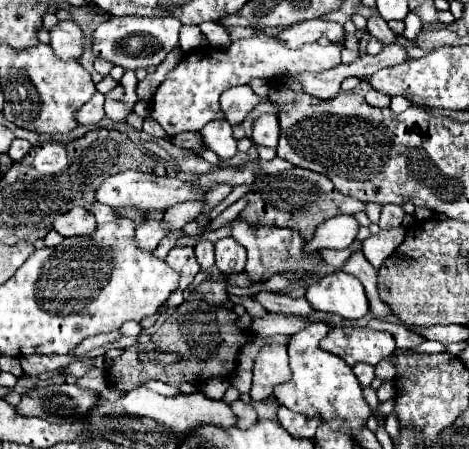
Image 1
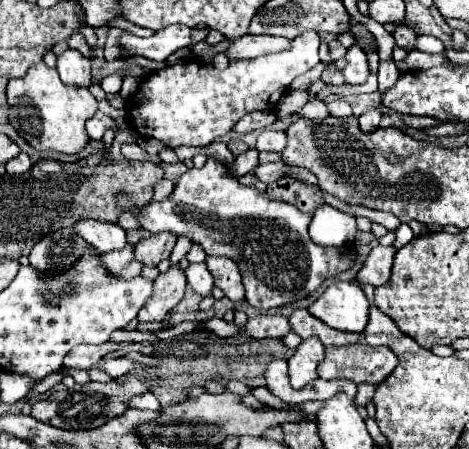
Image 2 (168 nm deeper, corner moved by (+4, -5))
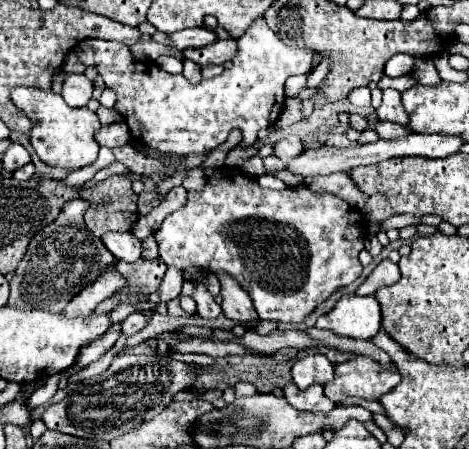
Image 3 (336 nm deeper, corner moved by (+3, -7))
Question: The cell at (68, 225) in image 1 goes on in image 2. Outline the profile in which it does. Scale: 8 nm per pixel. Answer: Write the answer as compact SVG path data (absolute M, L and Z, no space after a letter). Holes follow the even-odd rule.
M87 220L77 222L73 228L79 230L79 236L83 236L101 254L111 250L123 250L127 246L127 234L119 224Z

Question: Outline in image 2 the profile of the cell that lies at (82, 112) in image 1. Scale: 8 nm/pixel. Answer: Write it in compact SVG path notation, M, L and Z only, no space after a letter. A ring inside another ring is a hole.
M97 112L97 114L87 122L87 132L89 132L89 138L91 138L91 140L101 140L107 128L113 128L113 130L115 130L117 124L115 124L115 120L113 120L111 116L107 116L107 114L103 114L103 112Z

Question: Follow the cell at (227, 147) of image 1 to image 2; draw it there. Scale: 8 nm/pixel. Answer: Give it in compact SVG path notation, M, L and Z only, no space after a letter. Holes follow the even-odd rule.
M209 158L203 168L187 170L175 184L173 194L163 202L151 202L131 212L139 216L141 226L151 234L171 232L175 236L187 236L207 256L231 258L241 270L247 290L245 298L257 310L303 300L327 278L355 264L353 246L323 248L311 240L307 232L311 214L301 212L289 202L271 200L267 192L259 192L255 186L239 184L229 168L215 158Z

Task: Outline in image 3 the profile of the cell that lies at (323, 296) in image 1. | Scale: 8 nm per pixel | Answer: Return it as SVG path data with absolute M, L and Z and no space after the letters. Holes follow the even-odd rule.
M344 294L330 312L320 316L316 320L316 328L326 328L332 330L340 336L350 336L350 338L372 338L382 326L380 318L380 306L374 296L356 296L356 294Z

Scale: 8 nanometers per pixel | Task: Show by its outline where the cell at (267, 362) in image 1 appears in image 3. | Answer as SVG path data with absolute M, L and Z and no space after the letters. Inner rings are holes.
M286 382L282 386L284 398L298 410L308 410L308 412L330 412L336 404L324 396L322 384L312 384L308 390L298 390L294 382Z

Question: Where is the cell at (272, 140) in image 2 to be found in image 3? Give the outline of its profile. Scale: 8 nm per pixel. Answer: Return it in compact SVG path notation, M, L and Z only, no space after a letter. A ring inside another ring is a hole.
M290 136L290 138L278 140L278 142L274 144L274 154L276 154L280 160L284 160L284 162L288 162L290 158L302 154L302 140L300 140L300 136Z

